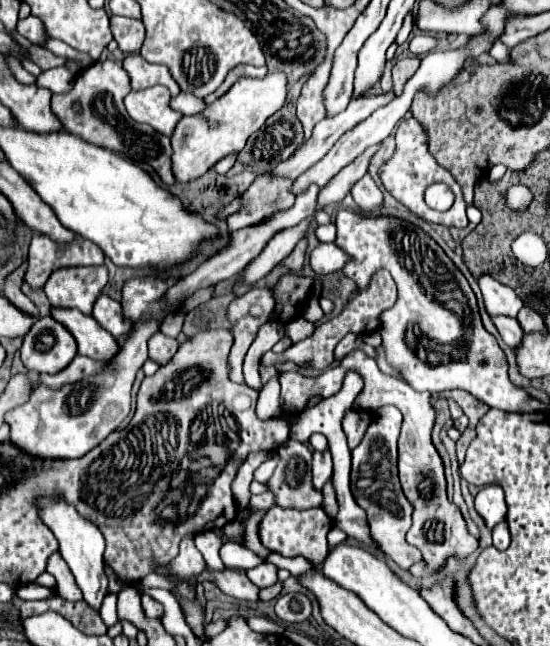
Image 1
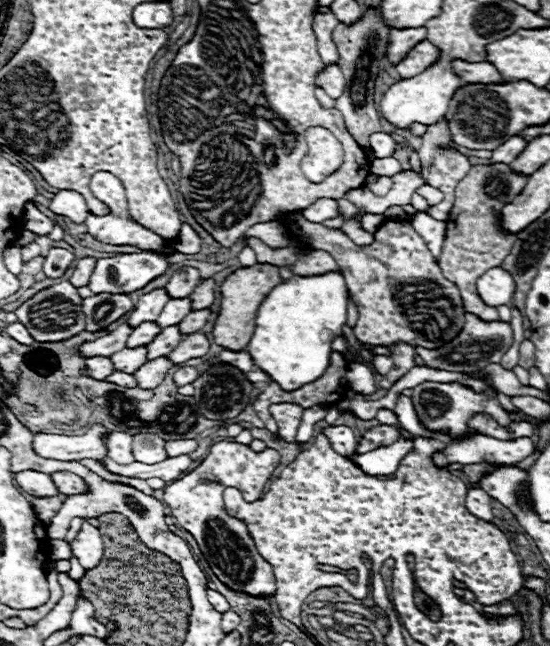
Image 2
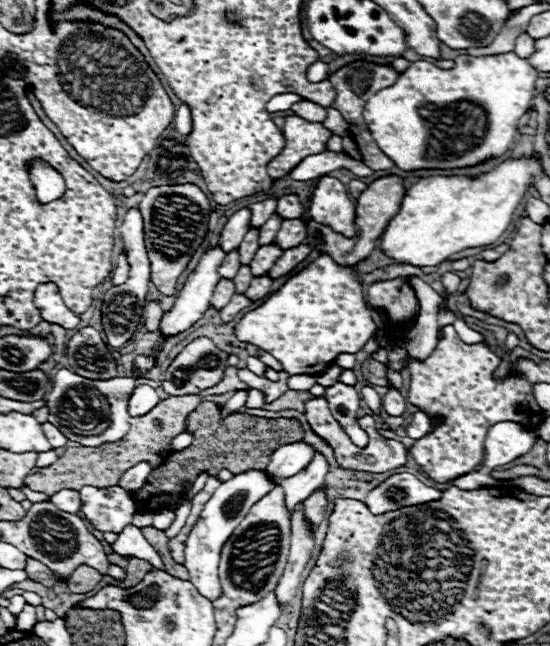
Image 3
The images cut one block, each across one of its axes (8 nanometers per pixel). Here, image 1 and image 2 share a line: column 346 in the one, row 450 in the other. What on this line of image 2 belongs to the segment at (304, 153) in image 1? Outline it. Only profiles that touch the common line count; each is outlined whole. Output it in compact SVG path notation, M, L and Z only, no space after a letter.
M110 432L104 438L104 444L108 448L108 458L112 458L118 464L130 464L130 462L134 462L130 442L132 442L130 434L126 434L126 432Z

